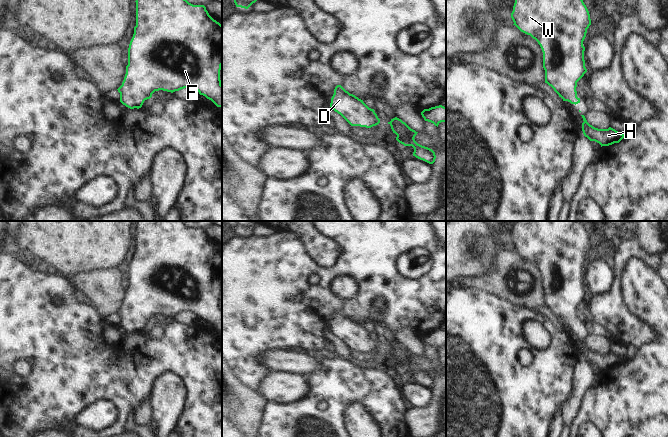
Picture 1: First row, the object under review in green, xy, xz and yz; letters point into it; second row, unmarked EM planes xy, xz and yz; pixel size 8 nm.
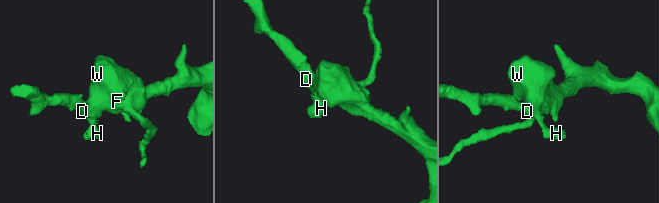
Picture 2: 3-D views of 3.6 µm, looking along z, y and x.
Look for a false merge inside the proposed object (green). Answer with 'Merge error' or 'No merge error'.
No merge error.

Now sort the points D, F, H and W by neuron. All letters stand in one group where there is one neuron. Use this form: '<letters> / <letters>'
D F H W

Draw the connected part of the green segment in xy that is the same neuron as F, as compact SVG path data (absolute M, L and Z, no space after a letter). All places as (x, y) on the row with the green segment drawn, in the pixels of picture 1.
M136 0L136 26L128 48L128 65L122 85L117 89L120 102L130 109L141 108L144 101L150 99L155 91L175 92L184 88L196 89L200 95L211 100L217 107L222 107L222 84L220 70L222 66L222 25L214 20L204 5L193 5L187 0Z

